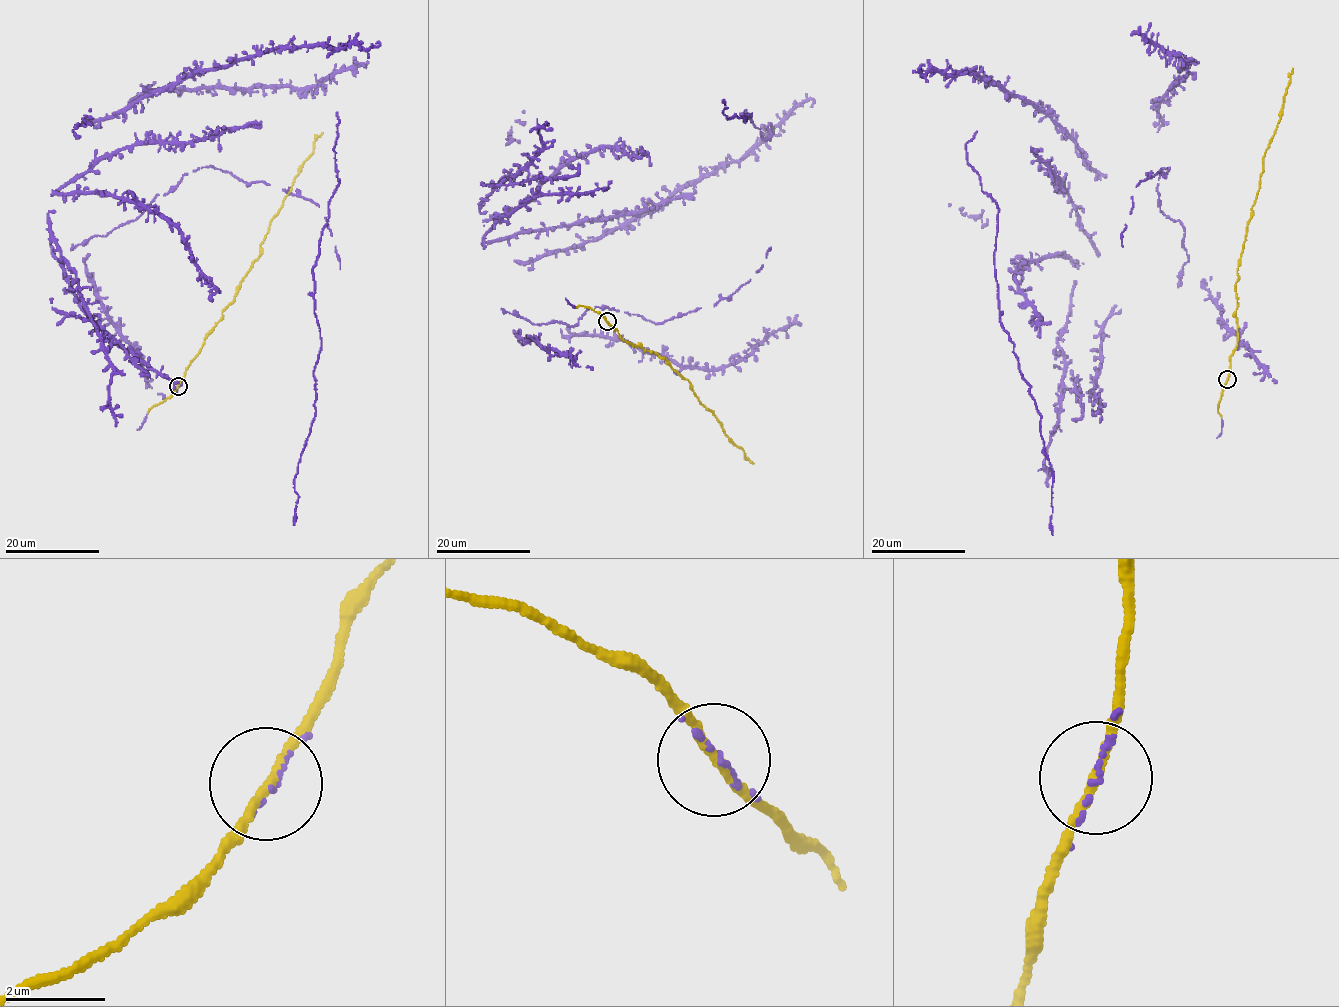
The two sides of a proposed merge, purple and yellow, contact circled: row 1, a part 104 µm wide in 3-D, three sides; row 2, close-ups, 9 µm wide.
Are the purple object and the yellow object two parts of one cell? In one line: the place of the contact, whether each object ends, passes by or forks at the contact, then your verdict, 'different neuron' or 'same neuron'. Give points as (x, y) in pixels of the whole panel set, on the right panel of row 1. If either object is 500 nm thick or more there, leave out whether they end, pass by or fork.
at (1227, 379); purple ends there; yellow passes by; same neuron

